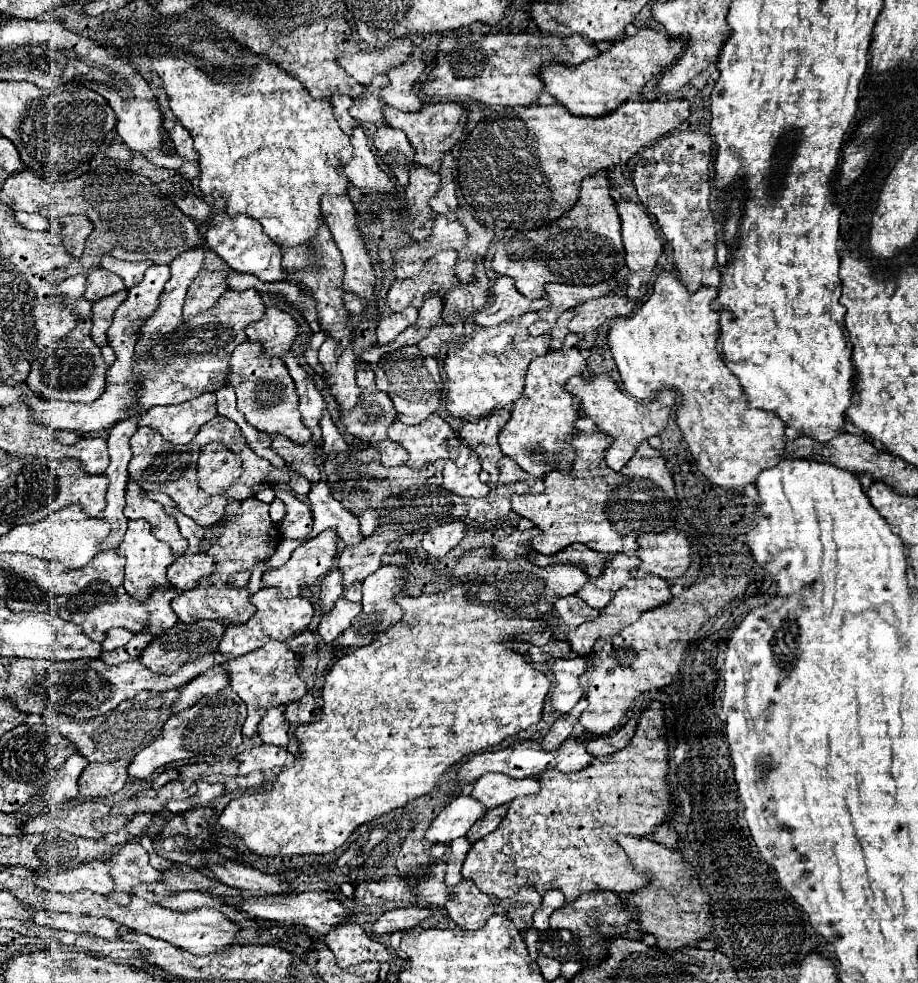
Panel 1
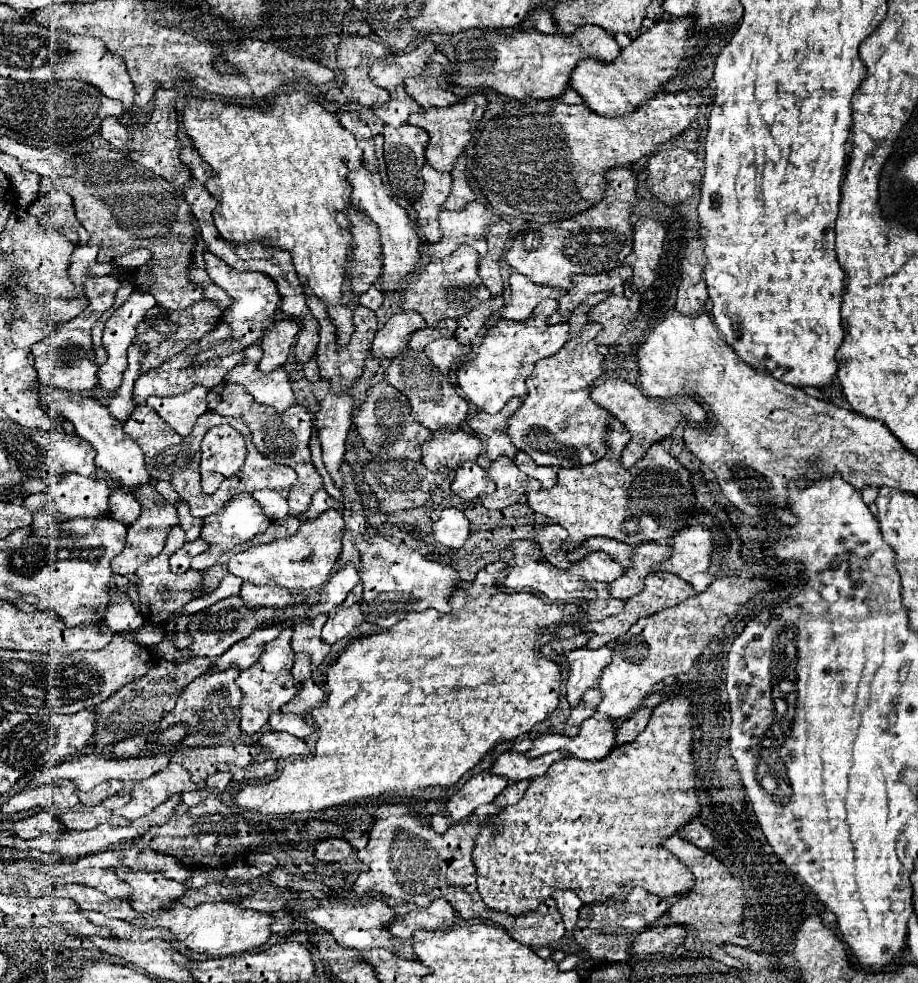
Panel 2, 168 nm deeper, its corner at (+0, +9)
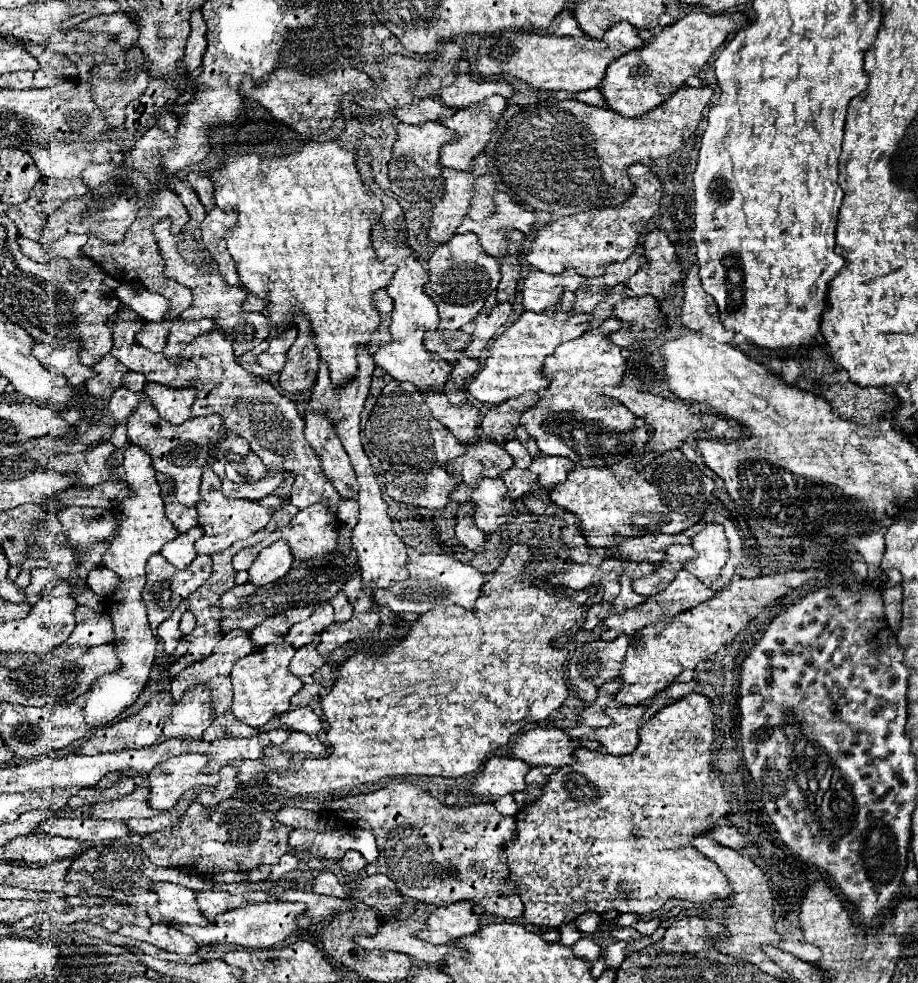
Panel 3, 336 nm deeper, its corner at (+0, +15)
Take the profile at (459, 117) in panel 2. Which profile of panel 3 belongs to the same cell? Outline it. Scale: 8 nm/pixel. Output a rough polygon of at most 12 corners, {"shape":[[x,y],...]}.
{"shape":[[489,96],[443,124],[459,136],[441,148],[441,166],[475,170],[507,100]]}

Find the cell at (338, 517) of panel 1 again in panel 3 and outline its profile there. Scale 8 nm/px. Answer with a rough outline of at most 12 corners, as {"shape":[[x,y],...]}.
{"shape":[[451,556],[407,562],[409,580],[375,590],[393,612],[471,610],[485,574]]}

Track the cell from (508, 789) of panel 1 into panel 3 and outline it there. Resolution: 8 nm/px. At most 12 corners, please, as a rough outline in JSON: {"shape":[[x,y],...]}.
{"shape":[[531,728],[513,746],[529,766],[567,766],[583,742],[561,728]]}

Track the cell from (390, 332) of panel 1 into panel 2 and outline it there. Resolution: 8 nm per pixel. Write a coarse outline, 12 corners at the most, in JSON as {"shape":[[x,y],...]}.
{"shape":[[395,312],[371,348],[393,358],[405,338],[423,326],[417,312]]}

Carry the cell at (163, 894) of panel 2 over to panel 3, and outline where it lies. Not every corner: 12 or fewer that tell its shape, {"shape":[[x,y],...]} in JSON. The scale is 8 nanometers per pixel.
{"shape":[[155,884],[153,924],[205,924],[195,892]]}

